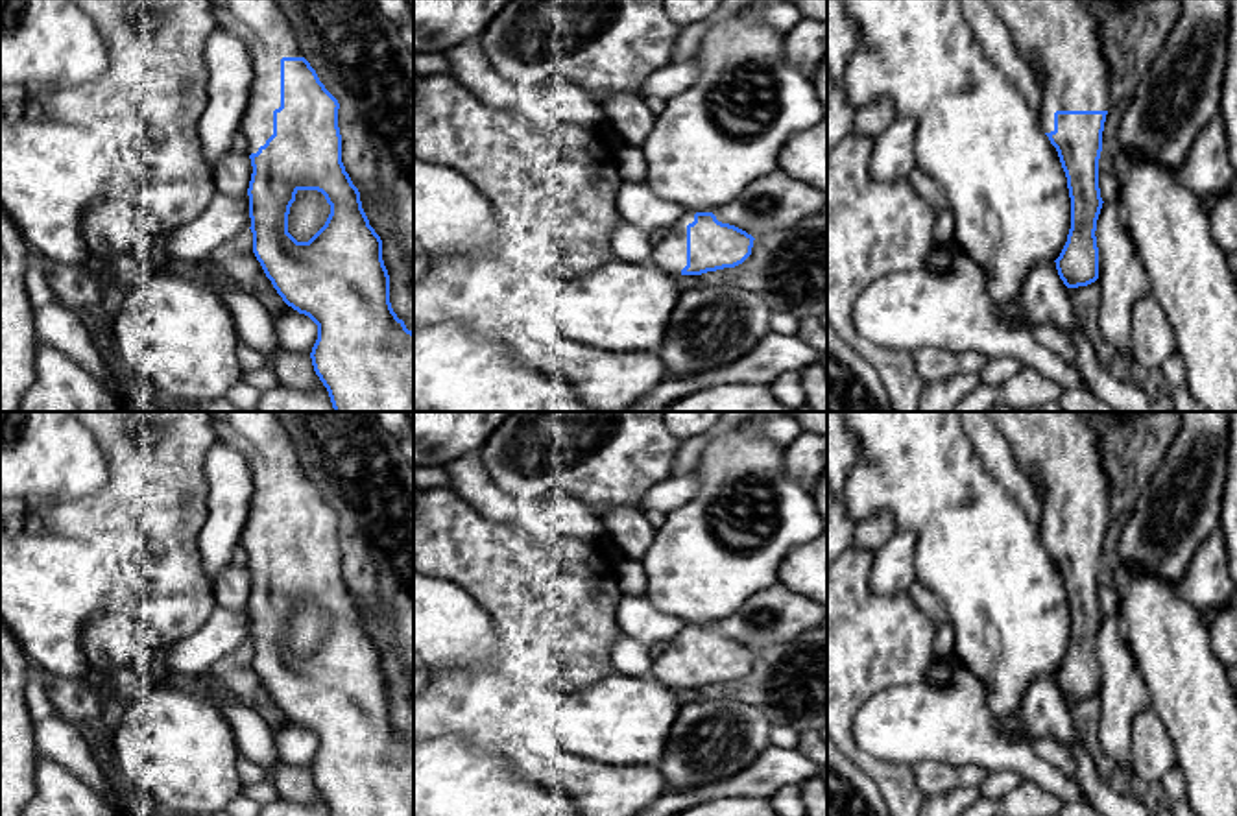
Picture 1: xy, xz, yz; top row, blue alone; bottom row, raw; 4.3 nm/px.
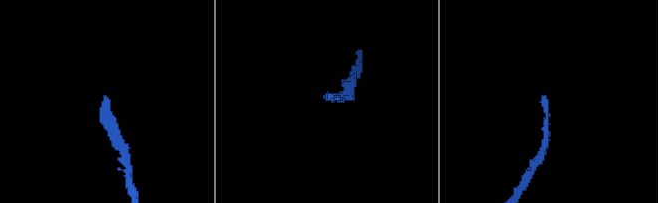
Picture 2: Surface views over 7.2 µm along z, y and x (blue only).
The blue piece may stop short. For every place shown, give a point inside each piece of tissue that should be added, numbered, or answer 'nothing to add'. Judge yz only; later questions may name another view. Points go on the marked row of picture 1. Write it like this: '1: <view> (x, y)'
1: yz (1062, 36)

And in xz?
1: xz (671, 253)

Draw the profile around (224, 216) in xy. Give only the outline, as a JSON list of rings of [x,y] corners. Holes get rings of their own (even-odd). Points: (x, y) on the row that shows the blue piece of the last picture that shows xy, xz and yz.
[[[214,194],[207,209],[183,227],[155,238],[157,247],[174,258],[177,268],[207,258],[214,249],[251,227],[249,196],[234,199]]]

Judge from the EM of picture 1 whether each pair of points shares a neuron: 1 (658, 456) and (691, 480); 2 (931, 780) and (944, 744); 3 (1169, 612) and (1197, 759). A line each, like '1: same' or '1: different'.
1: different
2: different
3: same

